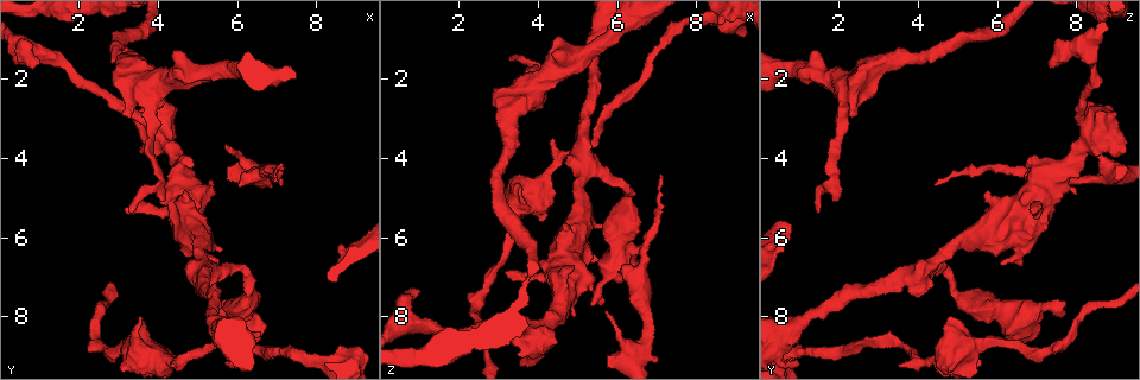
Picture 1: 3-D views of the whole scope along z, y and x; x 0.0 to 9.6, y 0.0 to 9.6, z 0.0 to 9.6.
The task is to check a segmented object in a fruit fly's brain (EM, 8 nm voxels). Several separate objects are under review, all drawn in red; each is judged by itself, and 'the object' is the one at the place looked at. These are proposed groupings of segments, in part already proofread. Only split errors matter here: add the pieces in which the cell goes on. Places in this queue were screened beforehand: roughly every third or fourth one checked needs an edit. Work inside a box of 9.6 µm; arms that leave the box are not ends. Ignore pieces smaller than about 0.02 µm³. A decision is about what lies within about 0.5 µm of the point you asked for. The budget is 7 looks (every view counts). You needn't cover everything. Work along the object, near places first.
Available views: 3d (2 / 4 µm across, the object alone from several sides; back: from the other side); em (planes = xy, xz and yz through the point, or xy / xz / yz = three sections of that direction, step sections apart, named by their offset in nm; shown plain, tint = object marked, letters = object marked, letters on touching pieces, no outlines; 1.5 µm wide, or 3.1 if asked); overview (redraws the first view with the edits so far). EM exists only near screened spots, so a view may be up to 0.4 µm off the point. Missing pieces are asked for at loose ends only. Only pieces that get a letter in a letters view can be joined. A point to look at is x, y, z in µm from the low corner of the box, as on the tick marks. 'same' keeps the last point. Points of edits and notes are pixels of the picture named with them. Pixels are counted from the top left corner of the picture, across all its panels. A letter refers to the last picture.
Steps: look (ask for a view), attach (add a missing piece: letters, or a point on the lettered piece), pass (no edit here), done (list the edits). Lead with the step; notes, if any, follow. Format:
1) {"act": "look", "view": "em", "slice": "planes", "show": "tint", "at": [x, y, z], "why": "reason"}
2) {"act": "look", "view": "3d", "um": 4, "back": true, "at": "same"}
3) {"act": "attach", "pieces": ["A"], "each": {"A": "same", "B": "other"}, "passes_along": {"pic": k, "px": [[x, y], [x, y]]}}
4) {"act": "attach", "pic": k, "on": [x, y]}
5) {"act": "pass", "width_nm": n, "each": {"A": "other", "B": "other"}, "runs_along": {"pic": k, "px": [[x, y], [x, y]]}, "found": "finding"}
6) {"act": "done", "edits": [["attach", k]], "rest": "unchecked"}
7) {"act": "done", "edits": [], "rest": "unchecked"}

{"act": "look", "view": "3d", "um": 4, "at": [0.95, 1.65, 7.30], "why": "stops while still wide"}

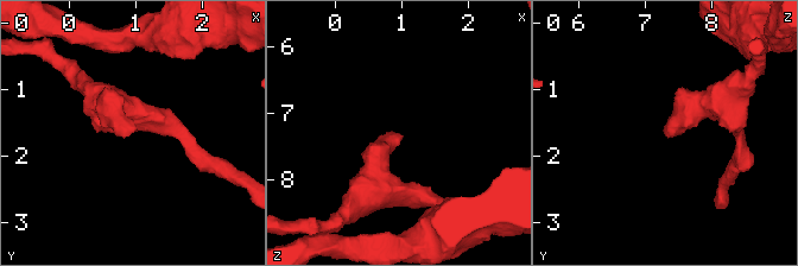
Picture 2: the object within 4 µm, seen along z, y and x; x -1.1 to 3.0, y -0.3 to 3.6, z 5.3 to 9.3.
{"act": "look", "view": "em", "slice": "yz", "step": 8, "show": "tint", "at": [1.00, 1.60, 7.30], "why": "need the tissue"}

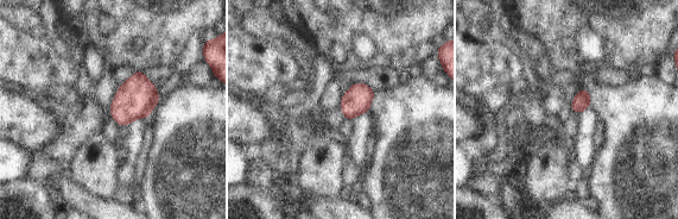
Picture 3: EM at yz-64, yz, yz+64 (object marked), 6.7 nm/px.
{"act": "look", "view": "em", "slice": "planes", "show": "letters", "at": "same"}

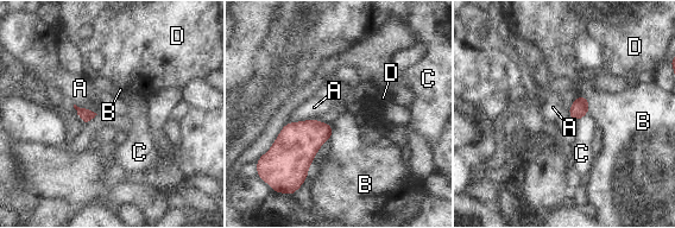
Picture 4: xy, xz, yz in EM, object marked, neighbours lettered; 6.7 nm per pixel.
{"act": "pass", "each": {"A": "other", "B": "other", "C": "other", "D": "other"}, "border": {"pic": 4, "px": [[315, 118], [288, 122]]}, "found": "none of them fits"}

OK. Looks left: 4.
{"act": "look", "view": "em", "slice": "planes", "show": "tint", "at": [3.15, 5.35, 6.90], "why": "branch stops here"}

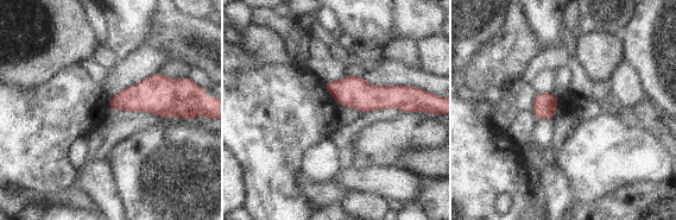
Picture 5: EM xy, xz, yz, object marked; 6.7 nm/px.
{"act": "look", "view": "em", "slice": "planes", "show": "letters", "at": "same"}

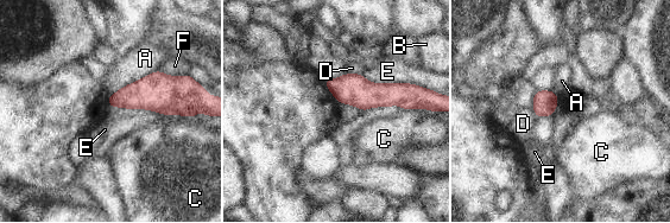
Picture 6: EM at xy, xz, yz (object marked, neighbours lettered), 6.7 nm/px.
{"act": "pass", "each": {"A": "other", "B": "other", "C": "other", "D": "other", "E": "other", "F": "other"}, "border": {"pic": 6, "px": [[346, 71], [361, 74]]}, "found": "no lettered piece goes on from it"}

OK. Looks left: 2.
{"act": "look", "view": "3d", "um": 4, "at": [3.30, 5.30, 1.55], "why": "thin end"}

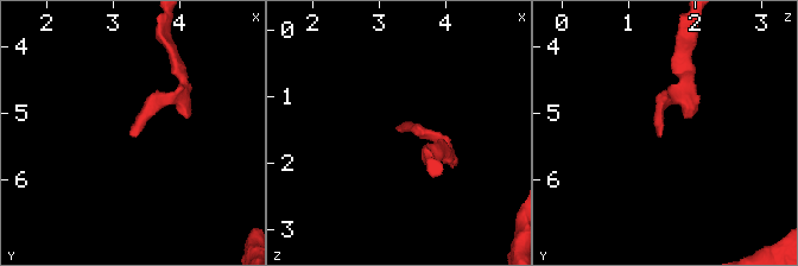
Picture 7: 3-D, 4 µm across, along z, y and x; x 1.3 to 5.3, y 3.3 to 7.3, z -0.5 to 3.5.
{"act": "look", "view": "em", "slice": "planes", "show": "letters", "at": [3.25, 5.35, 1.50], "why": "now the EM"}

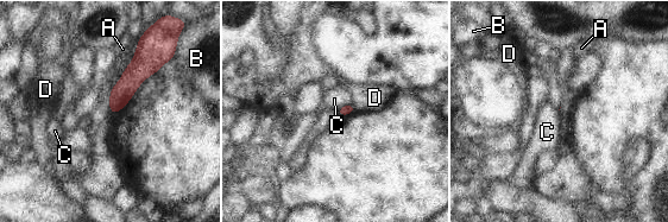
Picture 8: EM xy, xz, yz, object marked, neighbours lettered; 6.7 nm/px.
{"act": "pass", "each": {"A": "other", "B": "other", "C": "other", "D": "other"}, "runs_along": {"pic": 8, "px": [[144, 54], [143, 65], [113, 110]]}, "found": "none of them fits"}

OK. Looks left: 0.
{"act": "done", "edits": [], "rest": "unchecked"}

